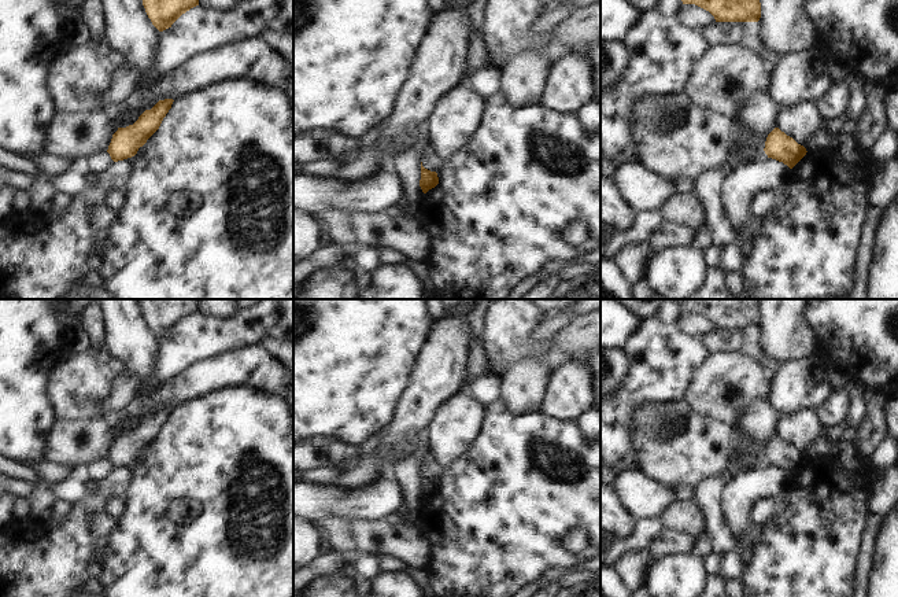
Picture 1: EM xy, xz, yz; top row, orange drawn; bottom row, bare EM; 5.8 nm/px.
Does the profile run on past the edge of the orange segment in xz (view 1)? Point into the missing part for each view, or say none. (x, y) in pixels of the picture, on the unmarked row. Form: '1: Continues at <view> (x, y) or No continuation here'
1: No continuation here

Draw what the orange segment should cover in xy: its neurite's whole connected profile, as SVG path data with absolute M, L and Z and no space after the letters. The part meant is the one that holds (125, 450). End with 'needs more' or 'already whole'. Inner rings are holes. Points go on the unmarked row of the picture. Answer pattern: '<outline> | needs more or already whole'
M173 406L159 408L151 417L145 417L133 432L118 435L107 457L111 467L118 469L134 464L159 436L173 409Z | already whole

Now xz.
M421 469L420 494L421 494L422 500L426 501L429 497L435 495L437 491L439 491L437 480L425 476Z | already whole

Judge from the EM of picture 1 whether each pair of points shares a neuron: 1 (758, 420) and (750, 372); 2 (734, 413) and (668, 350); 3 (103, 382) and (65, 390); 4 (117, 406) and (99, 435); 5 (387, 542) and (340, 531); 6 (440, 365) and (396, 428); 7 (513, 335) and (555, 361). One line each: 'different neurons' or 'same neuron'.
1: different neurons
2: different neurons
3: same neuron
4: different neurons
5: same neuron
6: same neuron
7: same neuron

